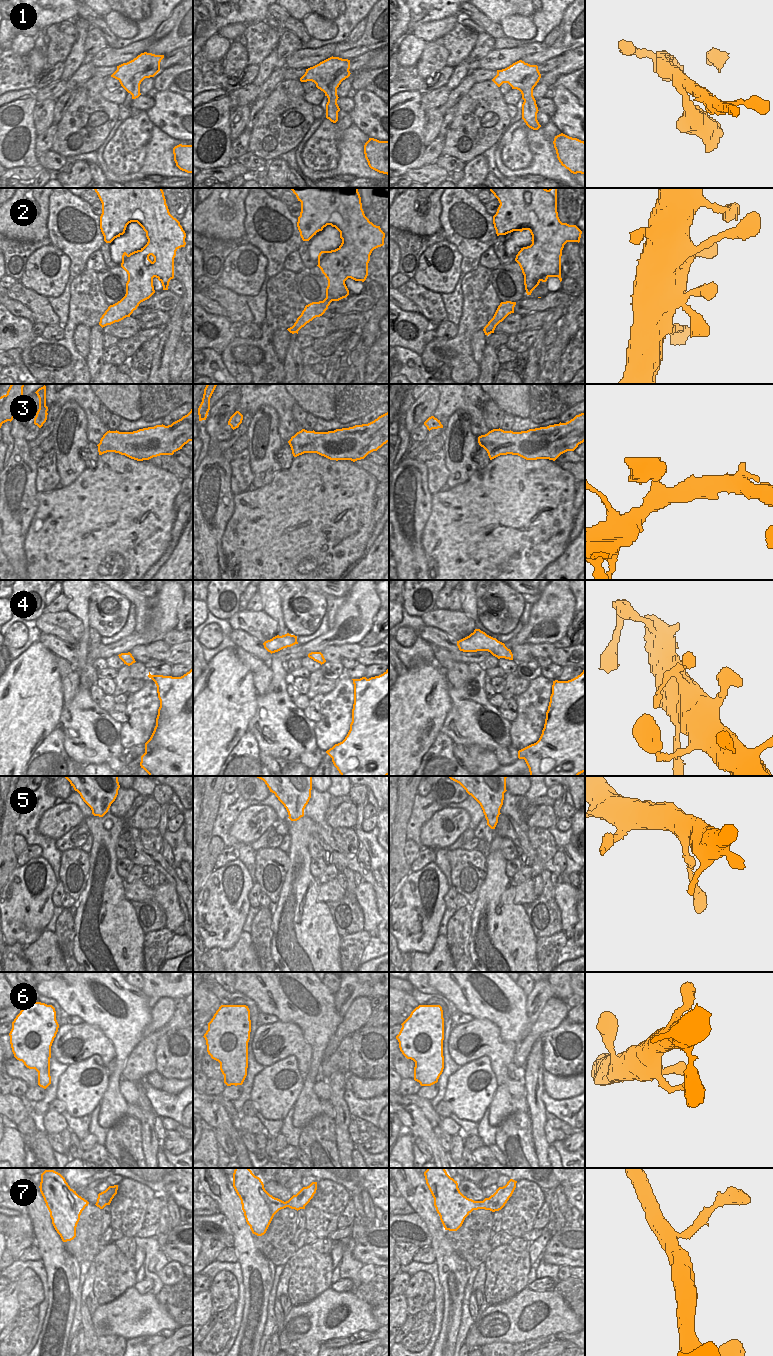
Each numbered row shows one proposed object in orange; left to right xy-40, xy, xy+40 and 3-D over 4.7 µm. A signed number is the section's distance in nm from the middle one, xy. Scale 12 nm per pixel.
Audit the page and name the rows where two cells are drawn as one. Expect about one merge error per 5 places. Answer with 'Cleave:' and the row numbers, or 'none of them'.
Cleave: 5

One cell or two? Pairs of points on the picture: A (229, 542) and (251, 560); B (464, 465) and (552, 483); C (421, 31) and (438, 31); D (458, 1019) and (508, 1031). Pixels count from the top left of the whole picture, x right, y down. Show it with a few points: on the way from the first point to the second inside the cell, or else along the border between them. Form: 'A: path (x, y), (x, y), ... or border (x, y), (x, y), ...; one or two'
A: path (234, 543), (246, 555); one
B: border (477, 469), (465, 482), (459, 484); two
C: path (425, 31), (434, 30); one
D: border (454, 1008), (474, 1017); two

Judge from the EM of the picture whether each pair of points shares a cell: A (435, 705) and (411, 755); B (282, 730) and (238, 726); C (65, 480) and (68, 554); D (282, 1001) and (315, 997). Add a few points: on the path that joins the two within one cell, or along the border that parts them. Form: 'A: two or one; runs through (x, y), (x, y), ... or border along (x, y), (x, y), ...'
A: one; runs through (423, 717), (411, 729), (411, 743)
B: two; border along (257, 705), (256, 711), (248, 724), (247, 731)
C: two; border along (83, 471), (71, 483), (63, 487)
D: one; runs through (290, 997), (307, 997)

